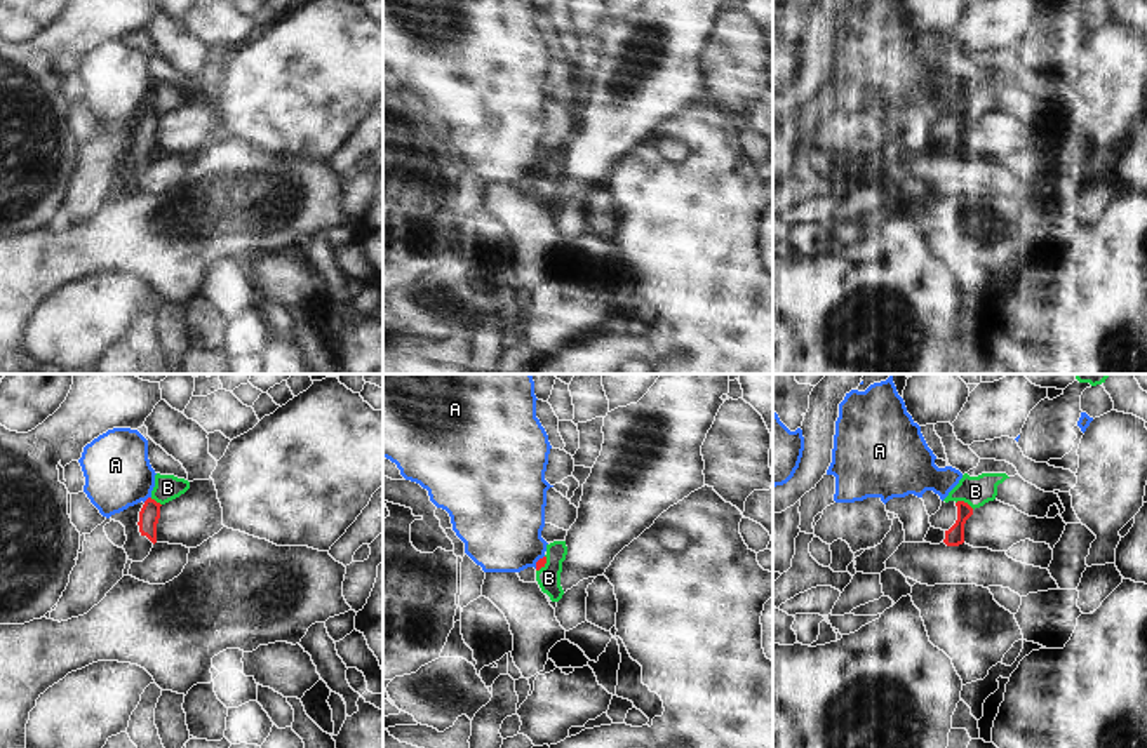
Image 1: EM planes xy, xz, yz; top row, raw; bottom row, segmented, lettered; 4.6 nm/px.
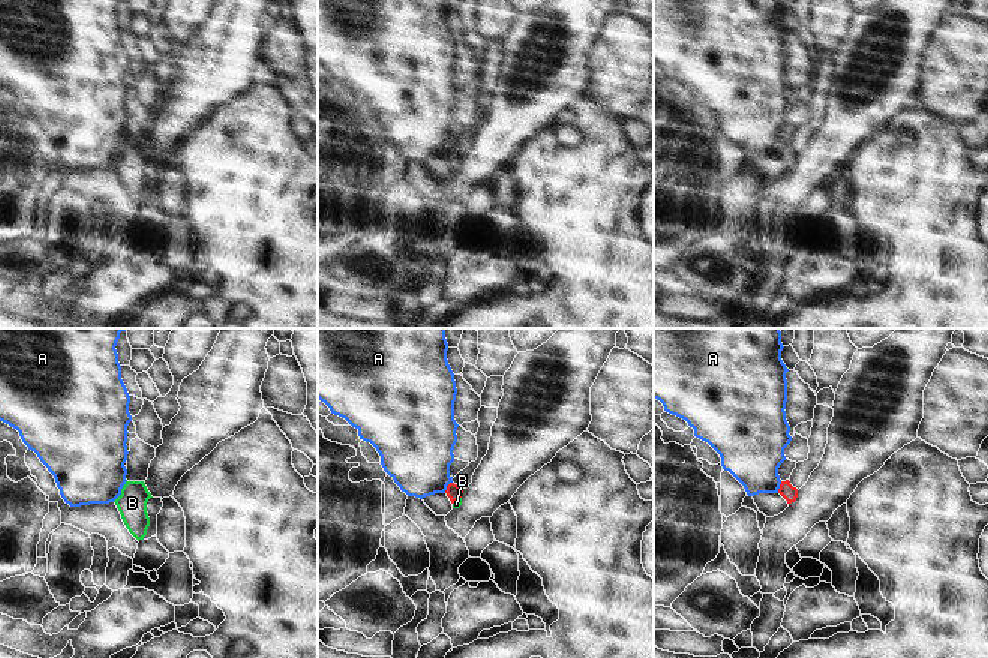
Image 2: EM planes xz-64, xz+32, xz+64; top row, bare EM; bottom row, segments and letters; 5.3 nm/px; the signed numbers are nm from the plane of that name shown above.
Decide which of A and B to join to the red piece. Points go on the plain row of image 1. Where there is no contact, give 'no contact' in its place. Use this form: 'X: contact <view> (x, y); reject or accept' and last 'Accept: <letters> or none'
A: contact xy (148, 108); reject
B: contact yz (963, 112); accept
Accept: B

